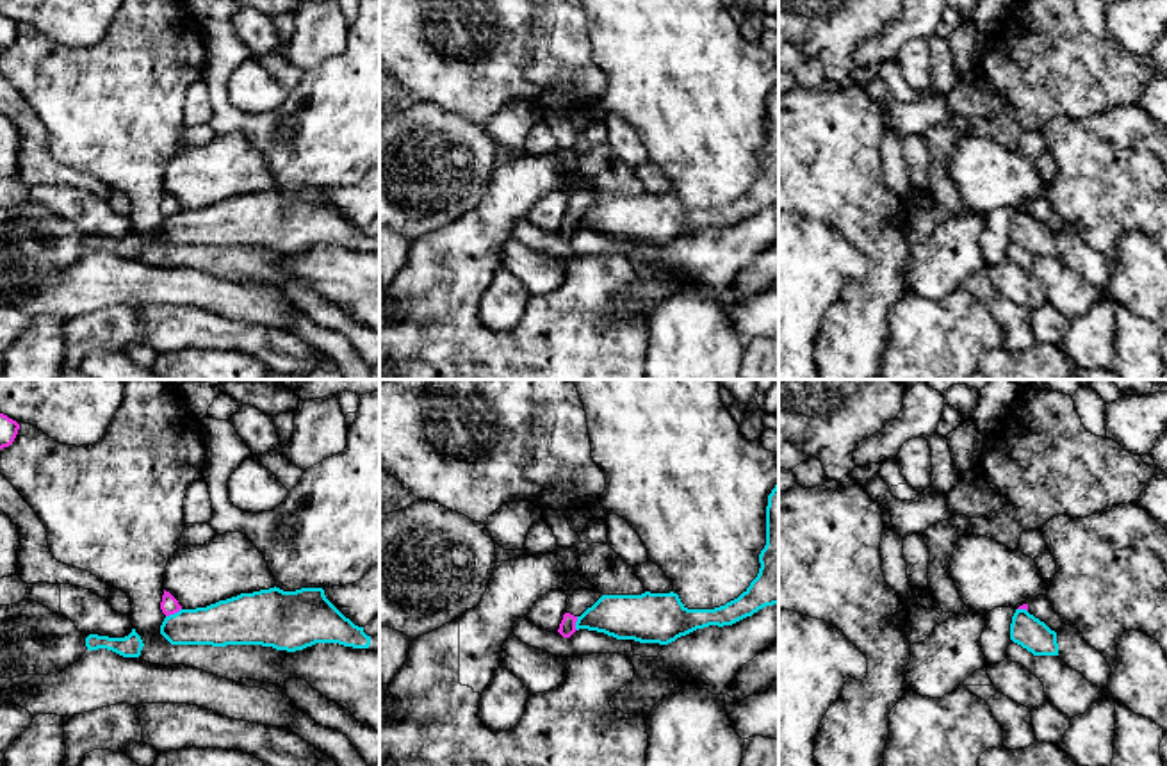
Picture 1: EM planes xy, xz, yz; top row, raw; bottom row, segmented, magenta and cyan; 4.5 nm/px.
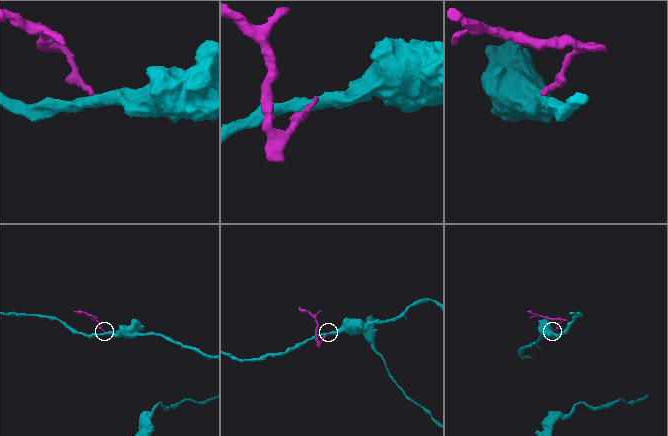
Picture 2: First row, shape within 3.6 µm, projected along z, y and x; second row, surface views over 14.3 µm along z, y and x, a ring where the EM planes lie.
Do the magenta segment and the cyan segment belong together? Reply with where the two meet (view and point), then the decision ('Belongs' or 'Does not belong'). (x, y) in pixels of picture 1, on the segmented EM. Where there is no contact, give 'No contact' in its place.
Touches magenta at xy (173, 613). Does not belong

